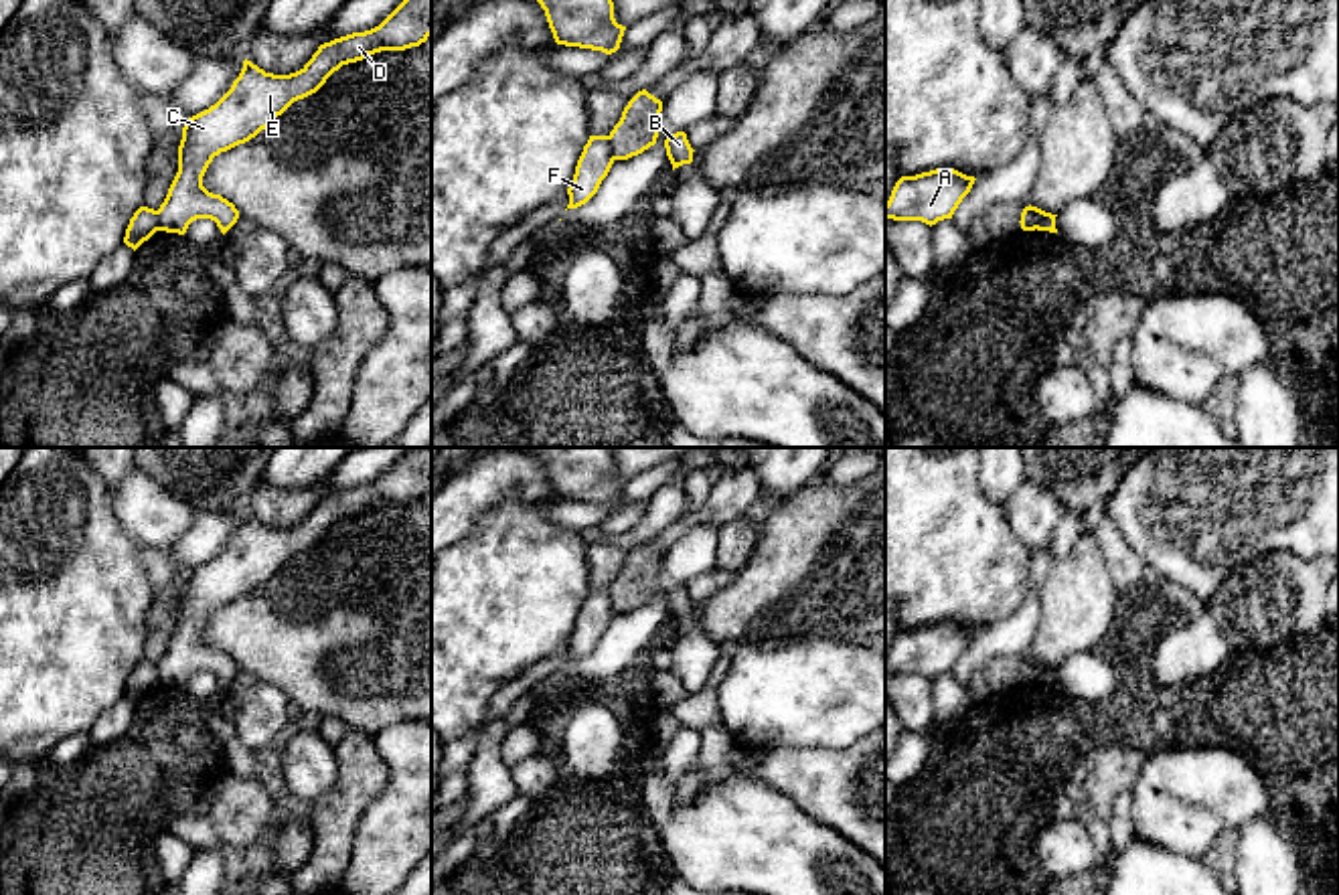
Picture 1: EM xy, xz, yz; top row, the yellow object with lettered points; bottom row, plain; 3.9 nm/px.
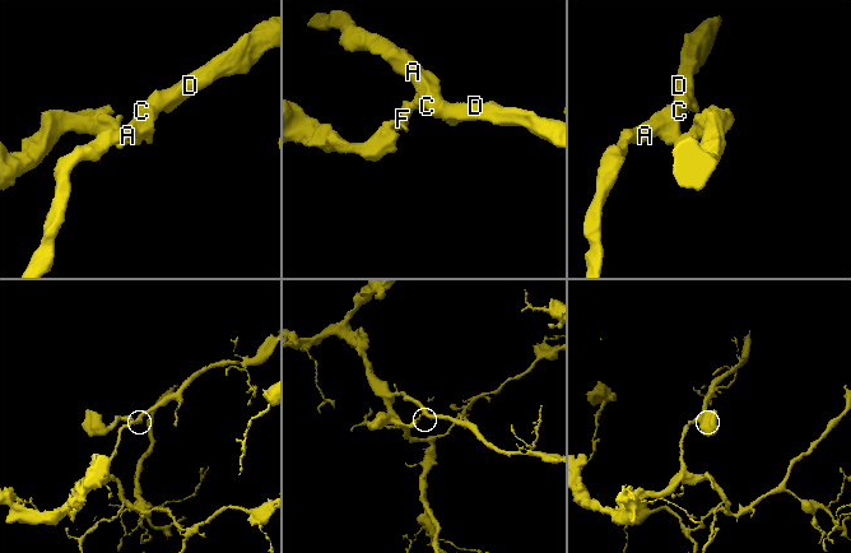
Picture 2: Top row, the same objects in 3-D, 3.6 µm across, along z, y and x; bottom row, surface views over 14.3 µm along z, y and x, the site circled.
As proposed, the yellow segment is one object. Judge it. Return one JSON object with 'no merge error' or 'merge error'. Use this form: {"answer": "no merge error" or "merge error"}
{"answer": "merge error"}

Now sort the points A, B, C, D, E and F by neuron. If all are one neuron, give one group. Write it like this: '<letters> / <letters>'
A B C D E / F

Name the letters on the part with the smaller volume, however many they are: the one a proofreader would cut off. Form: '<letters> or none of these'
F

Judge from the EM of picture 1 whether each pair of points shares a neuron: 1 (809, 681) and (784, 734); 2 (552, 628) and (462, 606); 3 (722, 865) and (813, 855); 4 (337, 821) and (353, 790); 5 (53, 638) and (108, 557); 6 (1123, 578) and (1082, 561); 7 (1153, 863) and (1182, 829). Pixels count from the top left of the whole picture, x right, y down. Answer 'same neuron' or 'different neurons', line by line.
1: same neuron
2: same neuron
3: same neuron
4: same neuron
5: same neuron
6: different neurons
7: different neurons

